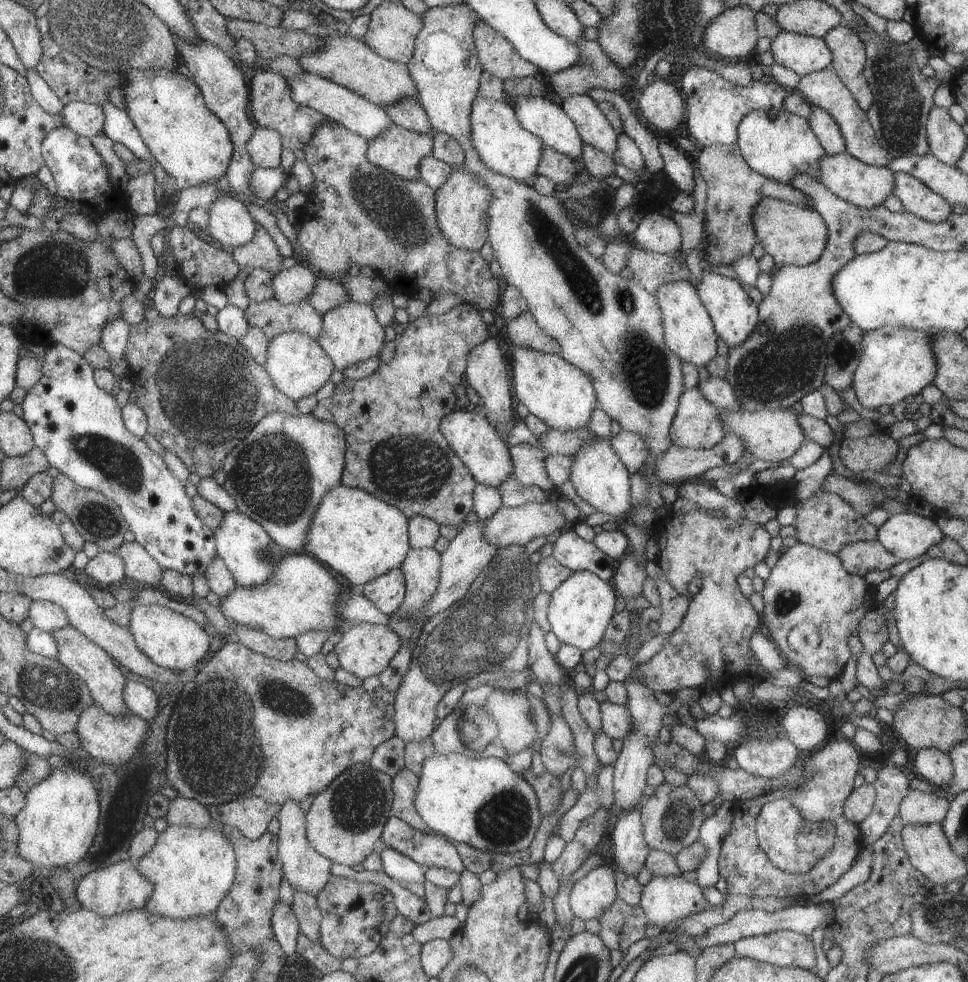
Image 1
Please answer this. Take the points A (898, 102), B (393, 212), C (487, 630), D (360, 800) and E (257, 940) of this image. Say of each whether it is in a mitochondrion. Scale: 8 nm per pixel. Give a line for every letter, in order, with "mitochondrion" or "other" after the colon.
A: mitochondrion
B: mitochondrion
C: mitochondrion
D: mitochondrion
E: other

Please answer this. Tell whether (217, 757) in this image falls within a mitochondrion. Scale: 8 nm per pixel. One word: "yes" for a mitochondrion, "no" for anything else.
yes

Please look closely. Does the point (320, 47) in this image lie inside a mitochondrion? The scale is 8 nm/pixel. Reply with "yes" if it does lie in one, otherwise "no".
no

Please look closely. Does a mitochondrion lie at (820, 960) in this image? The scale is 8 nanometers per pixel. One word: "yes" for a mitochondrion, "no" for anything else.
no

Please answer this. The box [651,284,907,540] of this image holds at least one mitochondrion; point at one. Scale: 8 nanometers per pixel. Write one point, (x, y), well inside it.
(782, 364)

